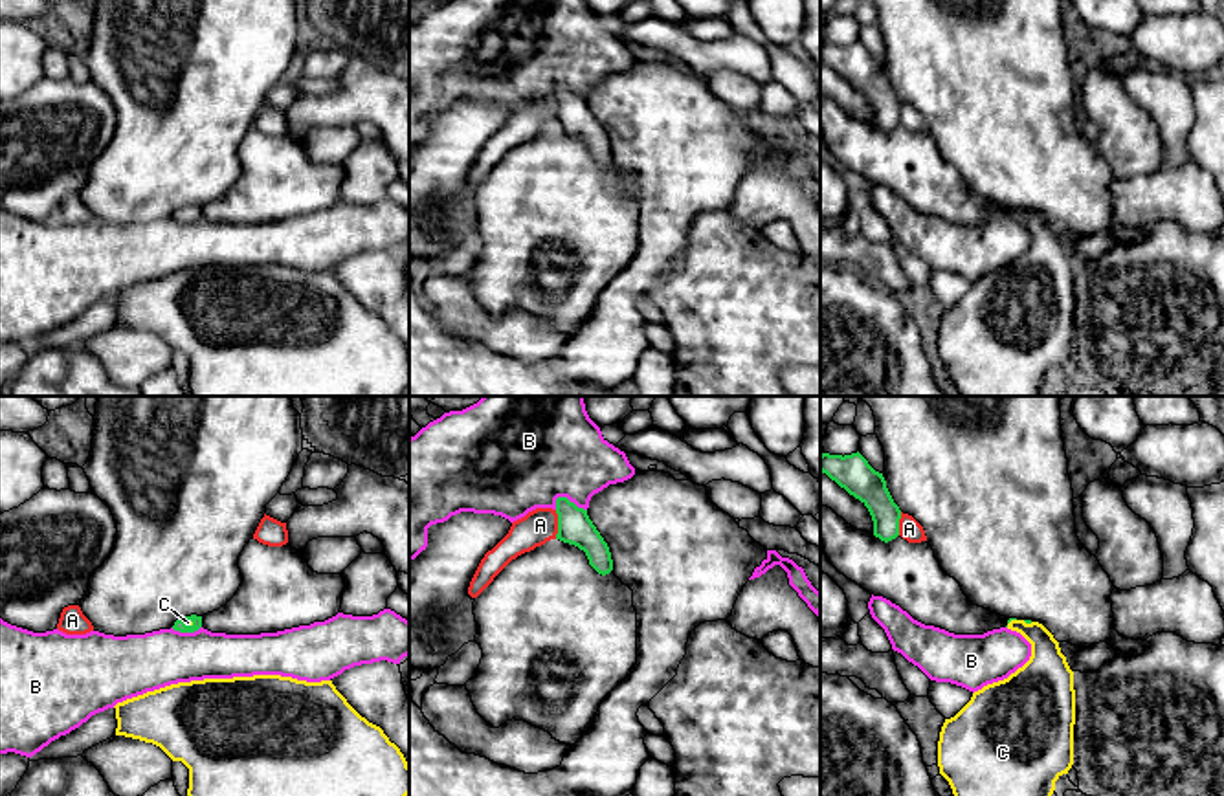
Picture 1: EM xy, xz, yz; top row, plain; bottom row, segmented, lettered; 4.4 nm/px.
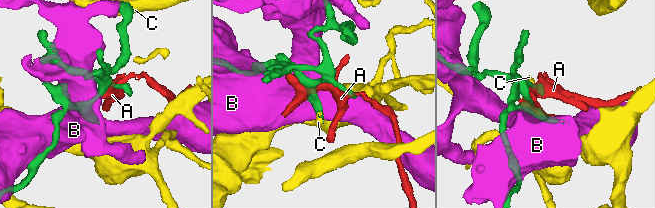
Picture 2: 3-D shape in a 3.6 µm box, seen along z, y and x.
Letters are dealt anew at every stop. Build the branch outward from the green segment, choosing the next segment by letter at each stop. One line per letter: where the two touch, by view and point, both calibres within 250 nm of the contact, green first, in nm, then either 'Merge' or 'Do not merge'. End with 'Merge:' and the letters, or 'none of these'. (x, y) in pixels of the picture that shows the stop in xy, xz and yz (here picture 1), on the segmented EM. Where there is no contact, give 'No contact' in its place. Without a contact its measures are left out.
A: Touches green at xz (558, 525). Thickness 150 nm (green) against 150 nm. Do not merge
B: Touches green at xz (569, 501). Thickness 150 nm (green) against 440 nm. Do not merge
C: Touches green at xy (188, 626). Thickness 50 nm (green) against 20 nm. Merge
Merge: C

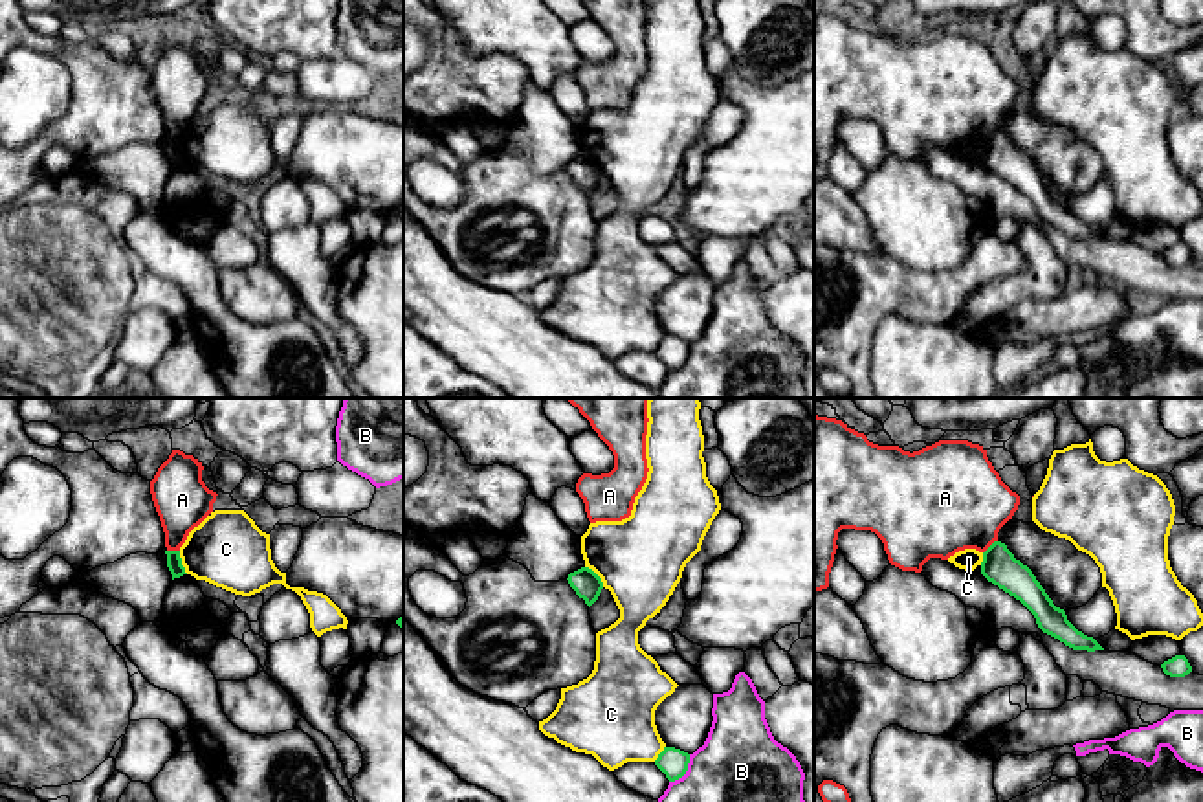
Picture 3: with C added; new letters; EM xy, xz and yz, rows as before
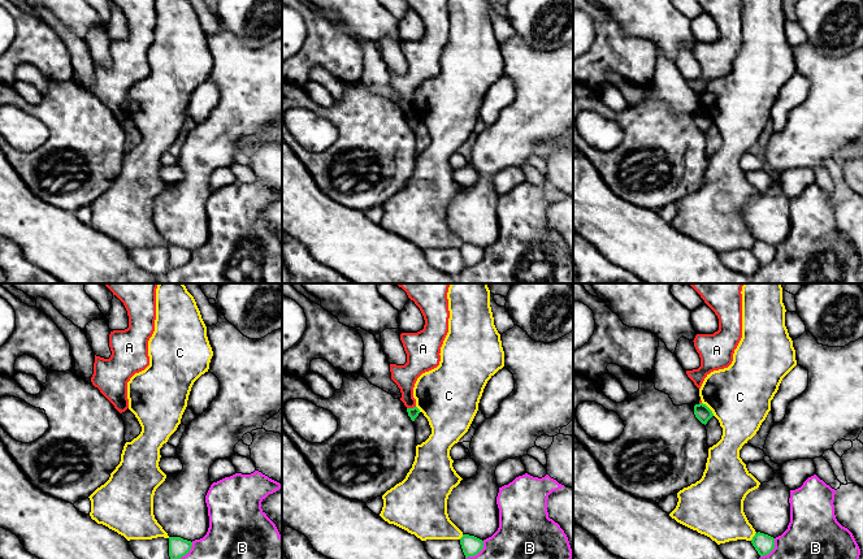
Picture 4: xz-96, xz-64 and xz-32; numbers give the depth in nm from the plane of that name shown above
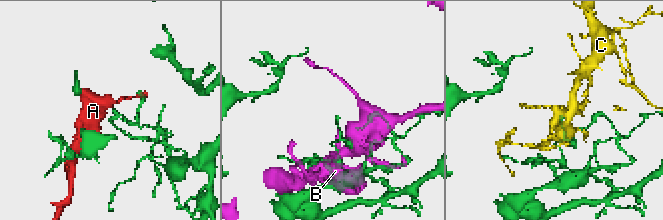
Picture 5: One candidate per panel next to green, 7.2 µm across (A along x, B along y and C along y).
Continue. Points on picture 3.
A: Touches green at yz (989, 547). Thickness 150 nm (green) against 420 nm. Do not merge
B: Touches green at xz (686, 769). Thickness 130 nm (green) against 360 nm. Do not merge
C: Touches green at xz (596, 575). Thickness 120 nm (green) against 380 nm. Do not merge
Merge: none of these

